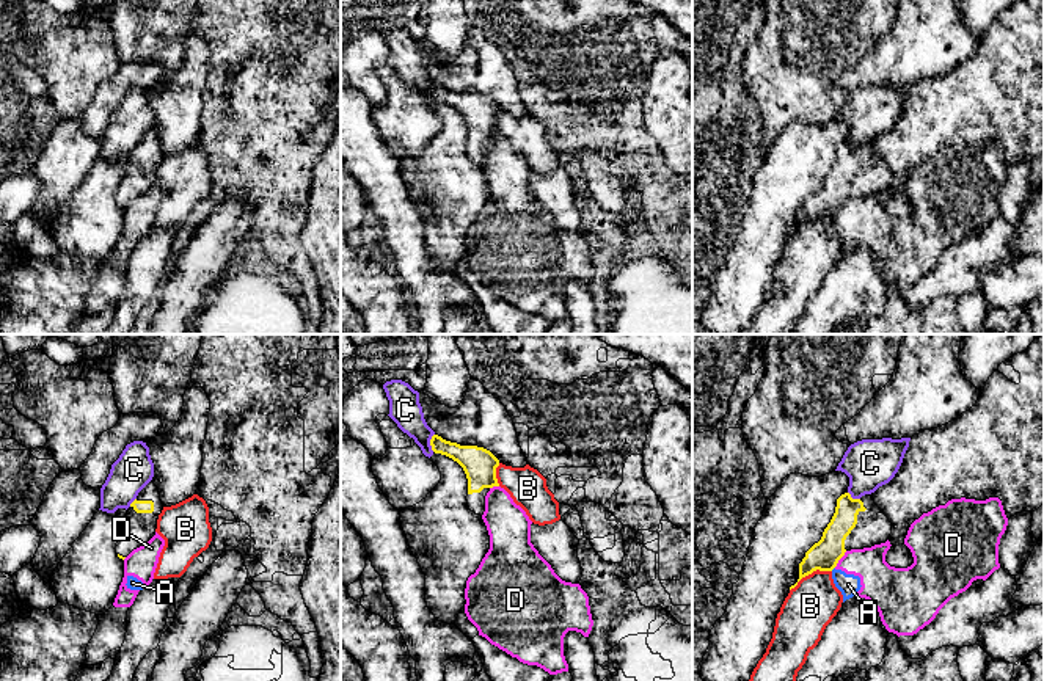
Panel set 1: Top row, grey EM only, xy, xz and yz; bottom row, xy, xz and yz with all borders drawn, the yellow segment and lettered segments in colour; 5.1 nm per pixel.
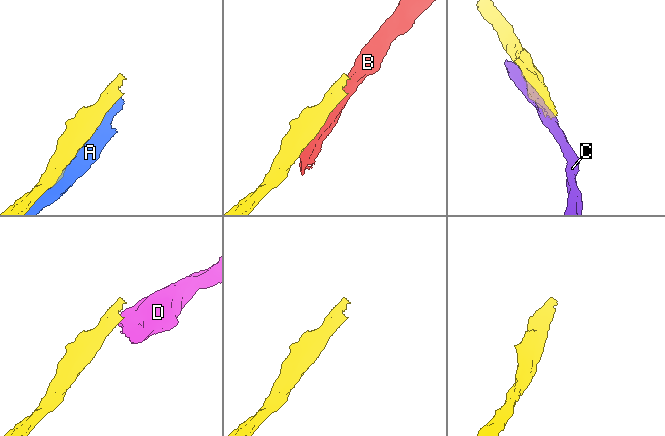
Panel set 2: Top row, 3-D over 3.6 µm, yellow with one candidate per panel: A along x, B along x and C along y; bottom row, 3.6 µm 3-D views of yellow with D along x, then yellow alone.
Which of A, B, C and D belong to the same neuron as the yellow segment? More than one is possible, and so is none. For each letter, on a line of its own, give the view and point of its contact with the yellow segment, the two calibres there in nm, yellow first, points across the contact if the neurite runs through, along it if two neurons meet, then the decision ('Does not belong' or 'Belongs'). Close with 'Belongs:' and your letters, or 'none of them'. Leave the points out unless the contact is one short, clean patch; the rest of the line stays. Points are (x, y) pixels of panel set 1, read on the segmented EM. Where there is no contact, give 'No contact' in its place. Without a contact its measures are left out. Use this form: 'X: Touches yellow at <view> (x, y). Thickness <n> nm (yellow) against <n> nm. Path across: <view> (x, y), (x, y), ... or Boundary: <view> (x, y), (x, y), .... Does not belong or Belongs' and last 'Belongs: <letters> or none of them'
A: Touches yellow at yz (832, 568). Thickness 150 nm (yellow) against 110 nm. Does not belong
B: Touches yellow at yz (810, 573). Thickness 150 nm (yellow) against 260 nm. Does not belong
C: Touches yellow at xz (430, 443). Thickness 150 nm (yellow) against 160 nm. Does not belong
D: Touches yellow at yz (840, 557). Thickness 150 nm (yellow) against 200 nm. Boundary: yz (846, 551), (834, 567). Does not belong
Belongs: none of them

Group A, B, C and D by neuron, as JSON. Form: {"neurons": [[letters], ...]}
{"neurons": [["A", "D"], ["B"], ["C"]]}

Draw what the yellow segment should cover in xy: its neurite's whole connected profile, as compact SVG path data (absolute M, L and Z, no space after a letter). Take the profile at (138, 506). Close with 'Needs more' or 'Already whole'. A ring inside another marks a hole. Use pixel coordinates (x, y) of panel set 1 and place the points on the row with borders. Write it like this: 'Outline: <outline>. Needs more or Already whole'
Outline: M149 482L127 508L124 529L115 548L119 559L124 560L133 549L146 544L155 535L162 510L159 488Z. Needs more

